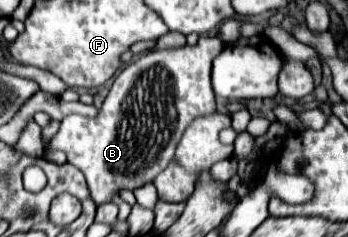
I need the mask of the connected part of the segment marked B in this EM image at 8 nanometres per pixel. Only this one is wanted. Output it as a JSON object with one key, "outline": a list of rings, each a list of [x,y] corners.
{"outline":[[[213,35],[199,37],[197,45],[193,47],[185,45],[179,49],[145,53],[119,71],[109,95],[103,101],[103,107],[95,117],[67,115],[61,121],[59,133],[49,143],[49,151],[59,149],[67,153],[67,161],[81,169],[81,173],[87,179],[91,199],[97,207],[111,203],[121,189],[135,191],[151,183],[173,161],[175,147],[189,123],[201,115],[211,115],[217,111],[215,95],[211,89],[211,61],[223,51],[223,47],[225,43]]]}

